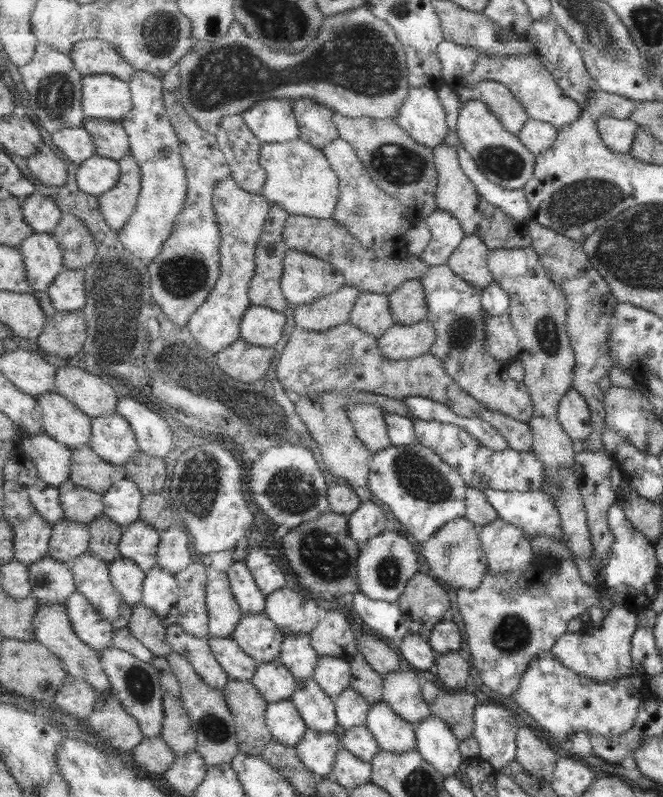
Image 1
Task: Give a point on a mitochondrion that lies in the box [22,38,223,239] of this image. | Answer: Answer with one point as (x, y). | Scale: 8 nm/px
(56, 95)

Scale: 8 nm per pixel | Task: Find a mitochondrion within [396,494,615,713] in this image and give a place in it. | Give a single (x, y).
(513, 635)

